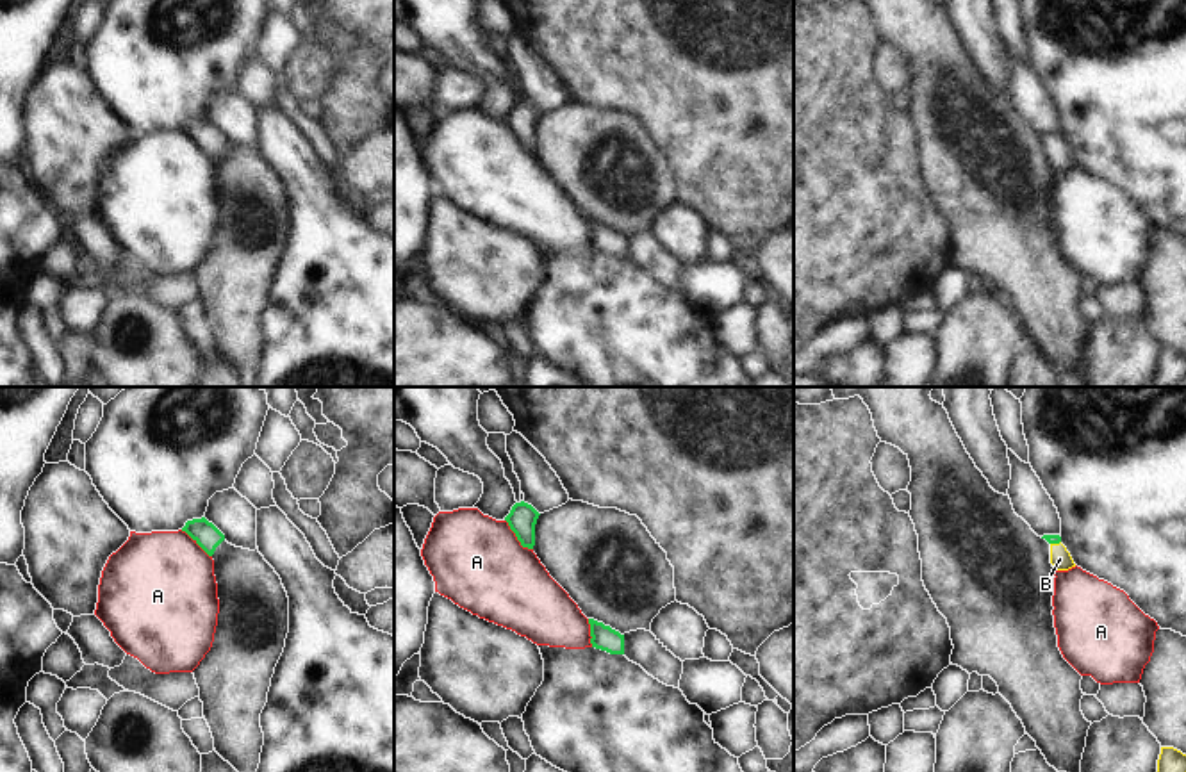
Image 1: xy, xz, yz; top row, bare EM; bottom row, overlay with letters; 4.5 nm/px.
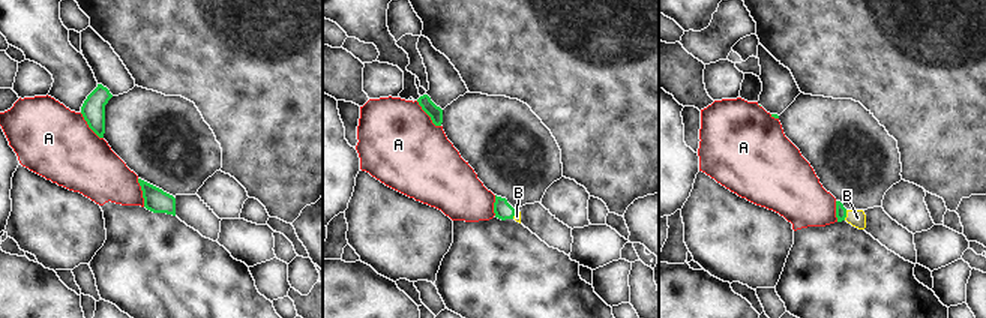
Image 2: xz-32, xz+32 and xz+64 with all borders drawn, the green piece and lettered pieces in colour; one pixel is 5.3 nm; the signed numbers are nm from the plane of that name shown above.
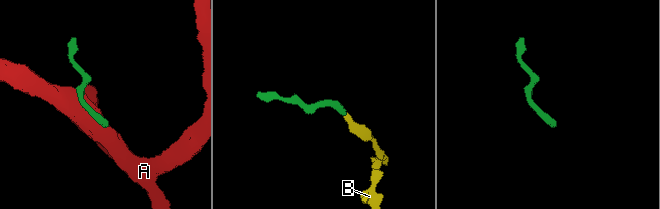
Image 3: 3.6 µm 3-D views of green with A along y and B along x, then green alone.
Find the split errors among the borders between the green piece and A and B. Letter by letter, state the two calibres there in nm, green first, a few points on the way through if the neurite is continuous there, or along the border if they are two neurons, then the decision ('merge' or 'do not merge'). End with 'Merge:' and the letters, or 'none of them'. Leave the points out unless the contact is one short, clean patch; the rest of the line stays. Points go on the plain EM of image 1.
A: 130/420 nm | do not merge
B: 50/90 nm | across yz (1053, 139), (1054, 143), (1060, 159) | merge
Merge: B

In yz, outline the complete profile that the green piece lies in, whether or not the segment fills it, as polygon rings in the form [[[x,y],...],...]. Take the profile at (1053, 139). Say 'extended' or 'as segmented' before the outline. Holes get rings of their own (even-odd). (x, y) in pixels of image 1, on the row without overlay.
extended | [[[1043,136],[1042,139],[1045,139],[1050,144],[1050,164],[1052,164],[1054,171],[1068,171],[1068,169],[1075,168],[1070,153],[1061,144],[1059,136]]]

